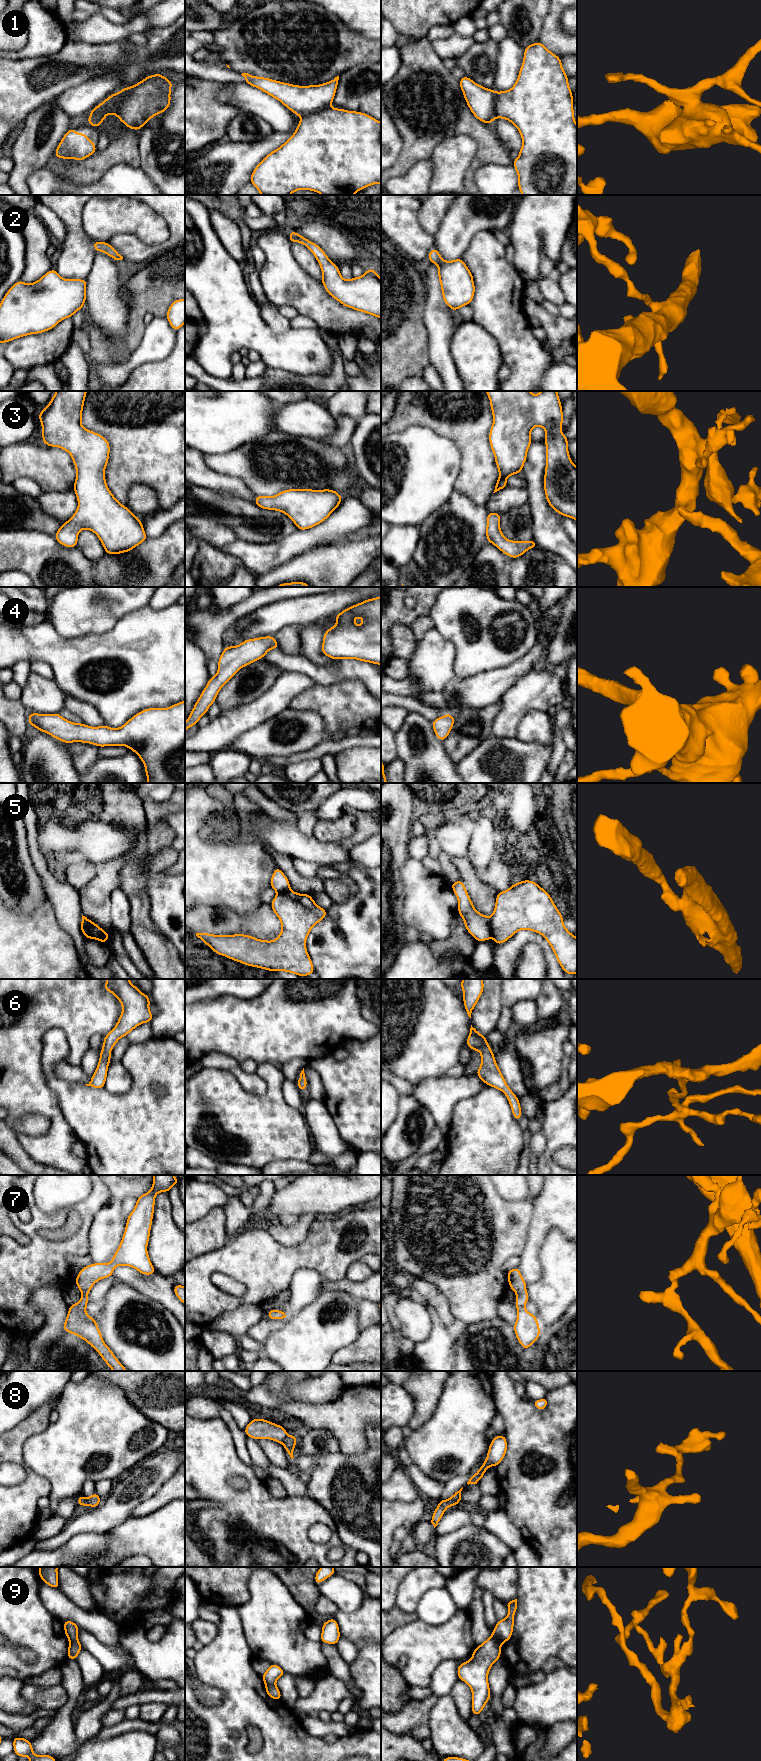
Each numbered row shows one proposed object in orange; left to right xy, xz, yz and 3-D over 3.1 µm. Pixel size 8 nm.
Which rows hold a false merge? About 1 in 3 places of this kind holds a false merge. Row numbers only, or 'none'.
5, 8, 9

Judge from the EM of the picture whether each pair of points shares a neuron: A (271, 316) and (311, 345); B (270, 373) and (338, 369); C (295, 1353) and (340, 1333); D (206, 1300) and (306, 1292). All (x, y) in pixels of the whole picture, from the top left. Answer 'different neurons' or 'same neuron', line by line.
A: different neurons
B: same neuron
C: same neuron
D: different neurons

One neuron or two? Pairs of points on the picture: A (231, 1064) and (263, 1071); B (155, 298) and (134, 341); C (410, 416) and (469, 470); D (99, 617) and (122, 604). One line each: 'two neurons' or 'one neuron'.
A: two neurons
B: one neuron
C: one neuron
D: one neuron

